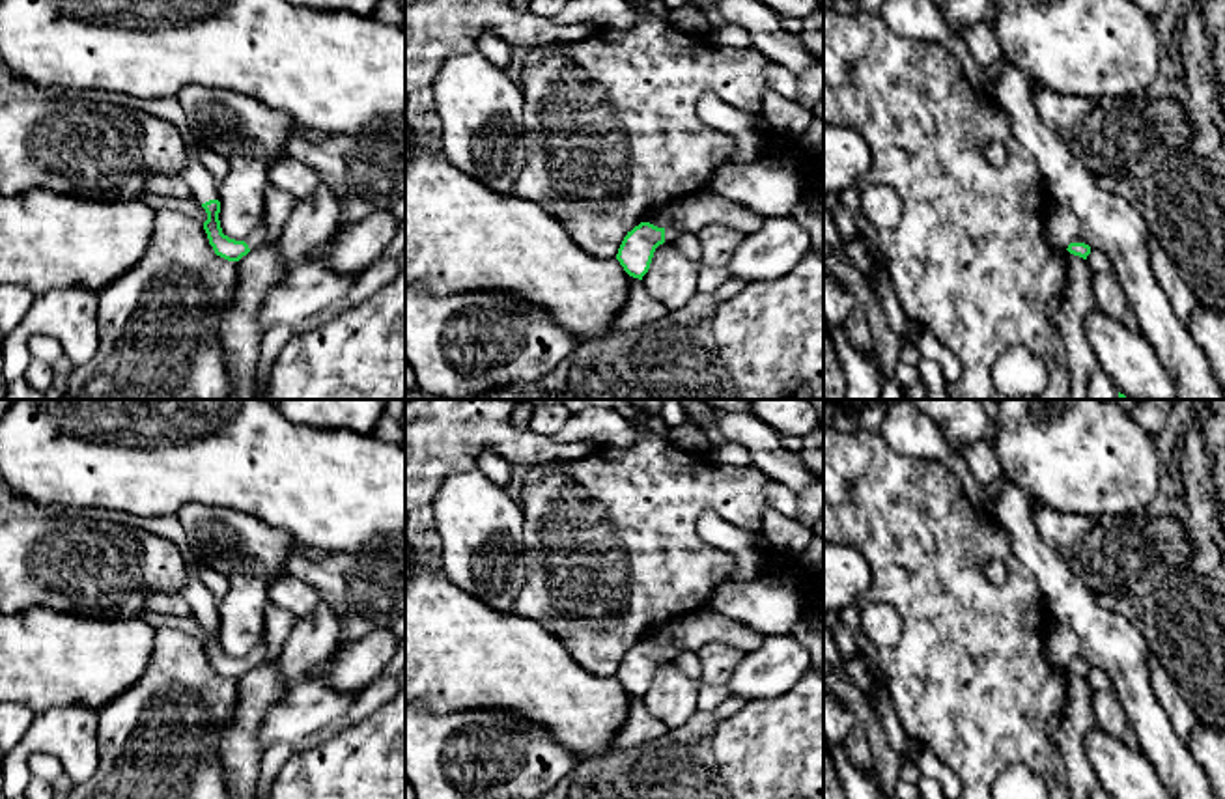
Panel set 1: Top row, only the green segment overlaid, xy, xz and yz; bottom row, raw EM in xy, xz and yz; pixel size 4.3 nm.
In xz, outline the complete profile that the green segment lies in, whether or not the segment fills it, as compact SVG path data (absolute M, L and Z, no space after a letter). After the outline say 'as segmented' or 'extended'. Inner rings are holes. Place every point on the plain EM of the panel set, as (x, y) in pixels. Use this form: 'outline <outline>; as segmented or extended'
outline M641 640L624 655L616 678L629 694L642 698L655 666L663 661L672 661L680 652L676 644L657 646L650 640Z; extended

